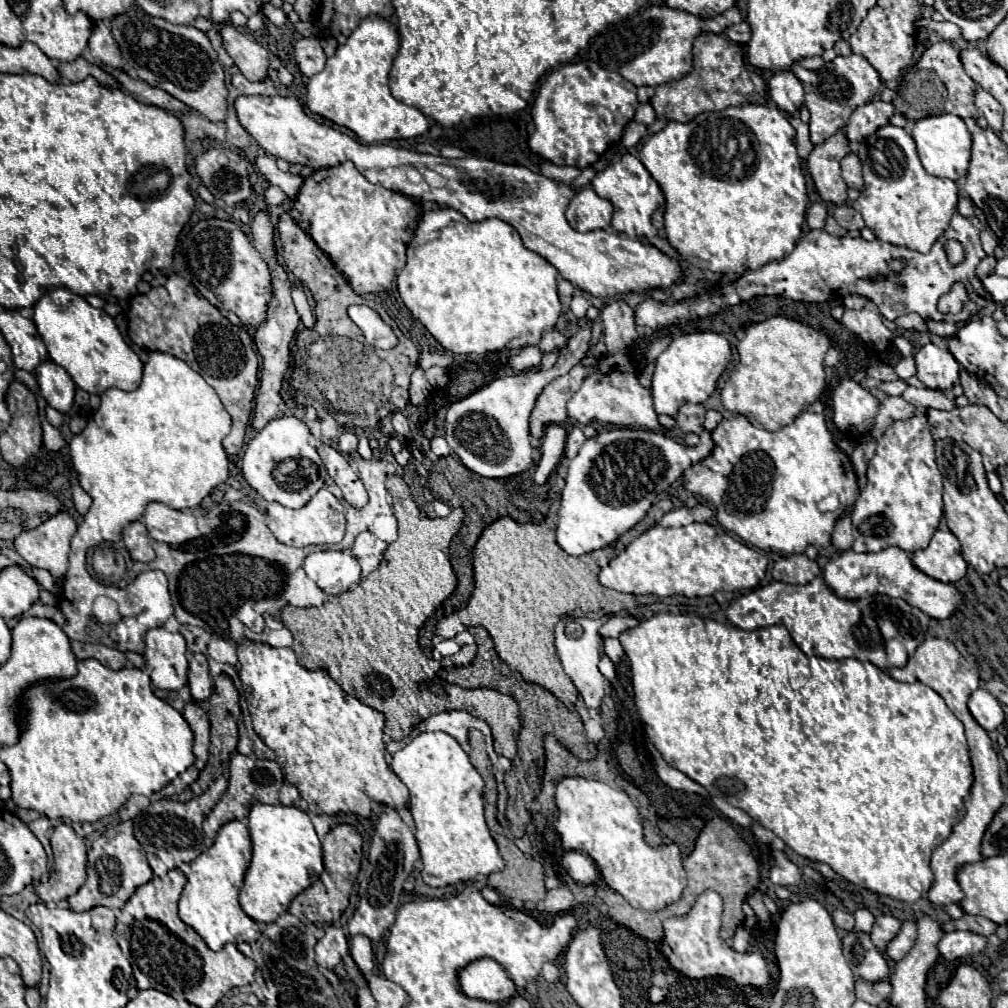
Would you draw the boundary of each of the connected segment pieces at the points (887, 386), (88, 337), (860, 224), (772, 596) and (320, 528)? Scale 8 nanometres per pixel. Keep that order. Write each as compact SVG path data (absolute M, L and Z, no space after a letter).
M889 381L889 383L881 383L879 389L887 395L901 395L907 389L905 381Z
M57 287L41 297L33 311L33 321L49 351L51 361L63 367L79 389L101 395L111 387L121 391L135 391L139 387L143 363L137 353L123 341L113 317L109 317L103 309L95 309L81 295L75 295L65 287Z
M839 205L839 207L835 207L835 213L833 213L833 217L837 219L837 223L841 225L841 227L845 227L845 229L863 229L865 227L865 221L863 221L863 217L851 207L851 205Z
M815 577L807 585L789 585L773 581L767 587L757 587L747 595L731 601L725 613L729 623L739 629L759 629L771 625L783 625L791 633L793 641L805 655L825 657L825 659L845 659L853 657L859 661L869 661L879 669L885 669L885 641L899 639L909 653L921 645L927 635L929 617L911 607L903 599L889 599L887 595L873 595L865 599L843 599L837 597L823 581Z
M321 489L301 509L289 509L289 507L283 507L281 503L269 503L267 505L267 527L277 537L277 541L291 545L291 547L339 543L345 535L345 507L337 501L337 497L329 489Z

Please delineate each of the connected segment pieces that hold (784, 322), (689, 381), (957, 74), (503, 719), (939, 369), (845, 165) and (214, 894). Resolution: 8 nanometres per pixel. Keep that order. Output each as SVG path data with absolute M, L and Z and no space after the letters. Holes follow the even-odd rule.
M771 317L751 325L737 345L739 363L721 391L723 407L749 417L753 425L767 431L791 425L825 389L823 361L829 347L829 337L795 319Z
M711 331L689 333L673 339L669 347L657 357L655 363L655 375L651 385L655 411L675 417L683 401L705 403L717 389L717 381L725 373L731 359L733 359L731 343L719 333L711 333Z
M939 41L939 43L933 43L913 67L933 71L939 77L939 81L947 89L947 99L953 105L953 111L949 113L959 115L961 119L967 119L967 117L977 119L979 109L973 103L977 85L967 75L959 55L961 55L959 49L955 49L949 41Z
M387 475L385 485L387 485L387 491L393 495L393 511L399 521L399 537L385 549L381 565L373 573L369 573L369 577L365 581L355 585L355 589L349 589L341 595L331 596L321 607L307 607L307 609L299 609L293 605L283 607L281 623L293 633L293 639L295 639L293 651L297 655L297 661L305 669L323 667L345 693L357 697L359 701L363 701L363 691L369 687L373 691L373 701L389 701L389 717L385 717L385 733L393 741L401 741L403 737L407 737L417 723L421 723L423 719L427 719L433 714L449 711L449 709L463 709L467 713L473 713L475 717L481 717L491 727L493 739L495 739L495 751L499 755L503 755L507 759L515 759L517 757L517 737L519 737L519 729L521 729L517 701L509 695L503 695L503 693L499 693L495 689L487 689L487 687L461 691L461 687L449 685L449 689L447 689L447 681L439 675L441 663L431 657L427 659L417 645L419 627L425 623L425 617L431 617L435 607L439 603L443 603L457 585L457 577L449 563L448 550L453 535L459 531L459 527L463 523L465 511L461 507L457 507L443 519L441 517L431 519L427 515L421 515L421 511L417 509L415 501L409 493L407 483L399 475ZM381 655L393 655L389 665L379 665ZM409 699L413 699L413 701L417 699L417 707L415 707L417 711L409 709Z
M925 343L915 353L915 367L917 379L929 389L951 391L951 387L959 383L959 363L947 347Z
M849 153L847 157L841 159L841 173L843 173L843 179L845 179L847 187L851 187L851 189L861 189L861 185L863 185L863 175L861 175L859 157L857 157L855 153Z
M229 821L219 829L215 843L191 863L191 875L179 899L179 917L185 925L193 927L213 951L219 951L225 943L255 943L261 937L259 925L237 901L249 861L251 837L247 825L241 821Z

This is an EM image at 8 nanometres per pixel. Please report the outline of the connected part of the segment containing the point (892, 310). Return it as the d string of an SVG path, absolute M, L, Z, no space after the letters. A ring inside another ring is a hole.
M955 213L949 223L949 231L945 231L943 237L937 239L937 243L931 247L931 251L927 255L917 253L907 247L897 247L897 245L885 243L881 239L865 241L863 237L859 237L859 239L833 237L823 229L809 231L801 237L801 241L795 245L795 249L789 255L785 255L783 259L771 261L757 271L747 271L745 275L739 275L739 279L735 283L733 283L733 279L727 279L727 275L723 275L723 285L709 297L701 297L695 301L681 301L677 305L663 305L659 301L645 299L635 309L635 323L639 327L667 325L679 317L689 317L689 313L697 313L697 315L717 313L723 305L734 306L739 304L741 299L745 301L745 299L751 299L753 295L781 295L781 297L805 301L805 303L823 303L833 297L863 295L869 301L873 301L879 307L881 315L889 321L895 321L897 317L901 317L905 313L919 313L927 321L929 319L931 321L949 321L949 323L967 321L969 317L973 317L977 311L985 309L991 303L991 295L985 291L983 283L977 281L977 275L975 275L975 267L979 265L981 259L985 259L985 251L979 241L979 231L981 231L981 223L975 215L963 217L961 213ZM951 239L959 241L965 247L965 259L959 265L953 265L947 259L945 243ZM893 257L899 257L905 261L905 267L899 273L895 273L887 263ZM957 281L963 281L975 293L969 293L971 301L963 307L961 313L943 315L937 311L937 301L941 295L949 293Z

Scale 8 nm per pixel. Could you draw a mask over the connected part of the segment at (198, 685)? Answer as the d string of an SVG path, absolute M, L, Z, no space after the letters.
M193 653L189 659L189 687L191 687L191 699L197 703L205 701L213 691L207 657L203 653Z

